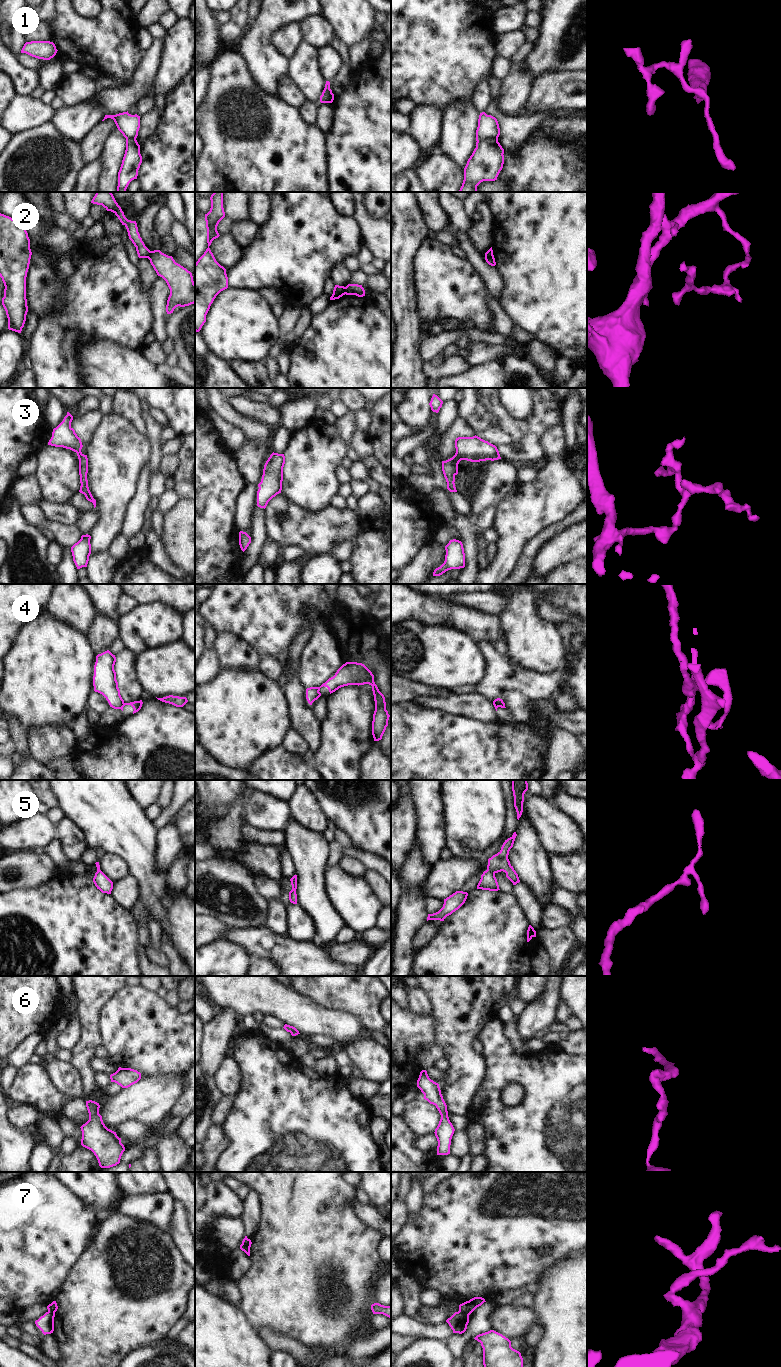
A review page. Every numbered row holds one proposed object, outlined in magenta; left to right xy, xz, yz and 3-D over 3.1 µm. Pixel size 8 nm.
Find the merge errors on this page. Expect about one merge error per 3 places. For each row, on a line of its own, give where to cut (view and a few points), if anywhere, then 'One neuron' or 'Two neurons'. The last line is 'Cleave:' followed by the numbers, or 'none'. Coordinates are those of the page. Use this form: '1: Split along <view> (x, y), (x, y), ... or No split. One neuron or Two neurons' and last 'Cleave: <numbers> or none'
1: Split along yz (497, 138), (483, 138), (477, 141). Two neurons
2: Split along xy (151, 251), (147, 257). Two neurons
3: No split. One neuron
4: Split along xz (317, 687), (319, 696). Two neurons
5: No split. One neuron
6: No split. One neuron
7: Split along yz (459, 1310), (468, 1316). Two neurons
Cleave: 1, 2, 4, 7.

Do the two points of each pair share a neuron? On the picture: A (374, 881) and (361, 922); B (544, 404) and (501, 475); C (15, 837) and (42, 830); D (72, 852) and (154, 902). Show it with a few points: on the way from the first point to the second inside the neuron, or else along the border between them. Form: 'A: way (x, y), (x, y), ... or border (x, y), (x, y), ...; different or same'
A: border (362, 877), (380, 904); different
B: border (501, 458), (511, 463); different
C: way (22, 836), (35, 830); same
D: border (77, 825), (84, 836), (87, 847); different

